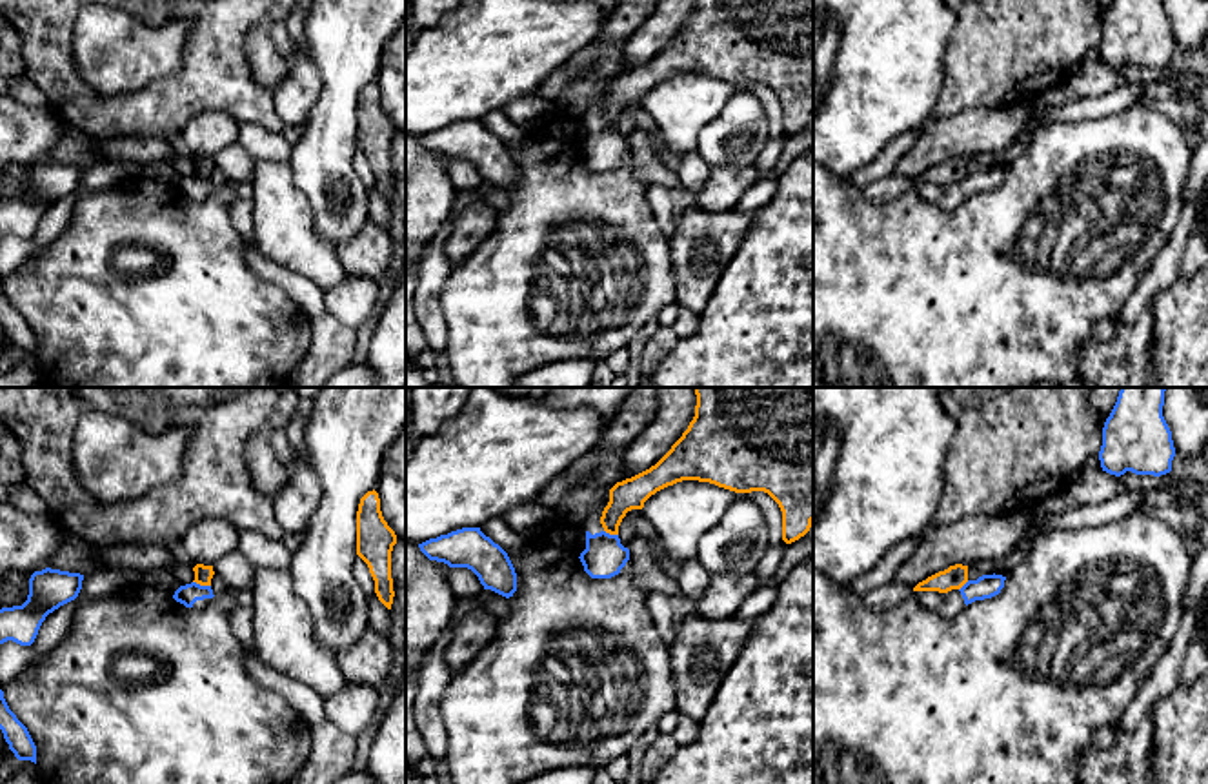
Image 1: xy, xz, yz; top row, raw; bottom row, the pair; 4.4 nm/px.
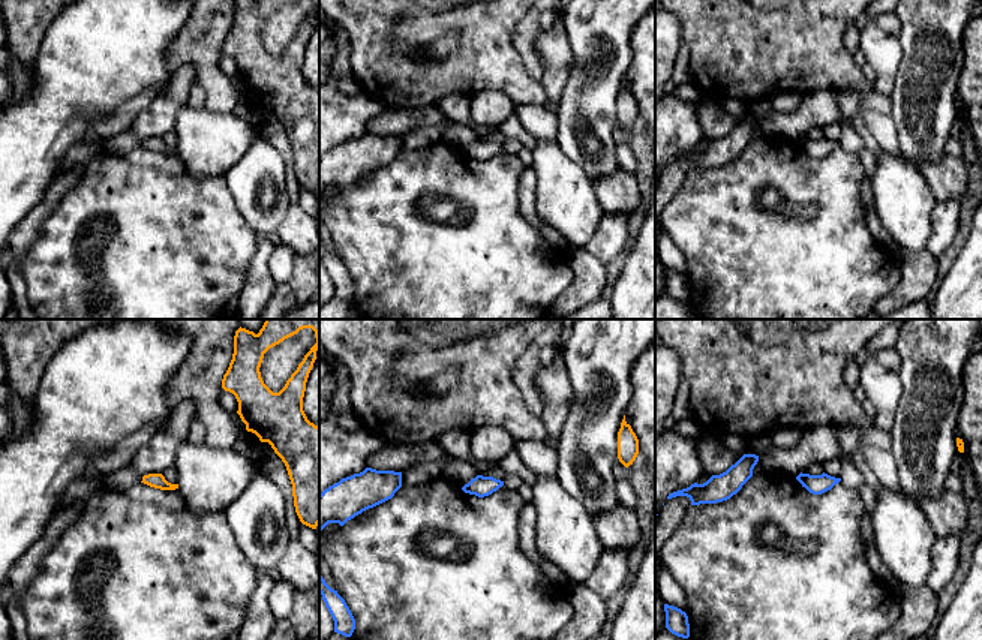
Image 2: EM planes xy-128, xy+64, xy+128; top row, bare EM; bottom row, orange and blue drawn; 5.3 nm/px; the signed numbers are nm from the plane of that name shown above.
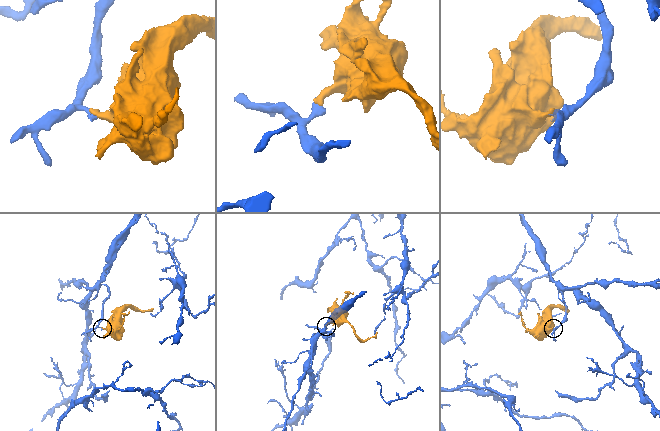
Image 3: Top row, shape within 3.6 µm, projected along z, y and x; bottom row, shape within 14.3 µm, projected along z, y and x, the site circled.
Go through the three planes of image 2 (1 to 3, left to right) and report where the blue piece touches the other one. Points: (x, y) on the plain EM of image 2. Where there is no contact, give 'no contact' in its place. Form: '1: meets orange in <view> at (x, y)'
1: no contact
2: no contact
3: no contact

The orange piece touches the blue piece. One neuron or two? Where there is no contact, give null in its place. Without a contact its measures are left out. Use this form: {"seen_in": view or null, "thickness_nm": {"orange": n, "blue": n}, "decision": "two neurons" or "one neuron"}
{"seen_in": "xy", "thickness_nm": {"orange": 80, "blue": 90}, "decision": "two neurons"}

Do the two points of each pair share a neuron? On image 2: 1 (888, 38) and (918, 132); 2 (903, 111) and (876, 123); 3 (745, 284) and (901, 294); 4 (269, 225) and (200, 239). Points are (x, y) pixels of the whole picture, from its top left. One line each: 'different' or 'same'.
1: different
2: different
3: different
4: different

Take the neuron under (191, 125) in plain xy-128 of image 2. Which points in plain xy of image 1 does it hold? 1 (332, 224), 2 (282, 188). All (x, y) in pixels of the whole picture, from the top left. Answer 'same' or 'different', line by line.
1: different
2: same

